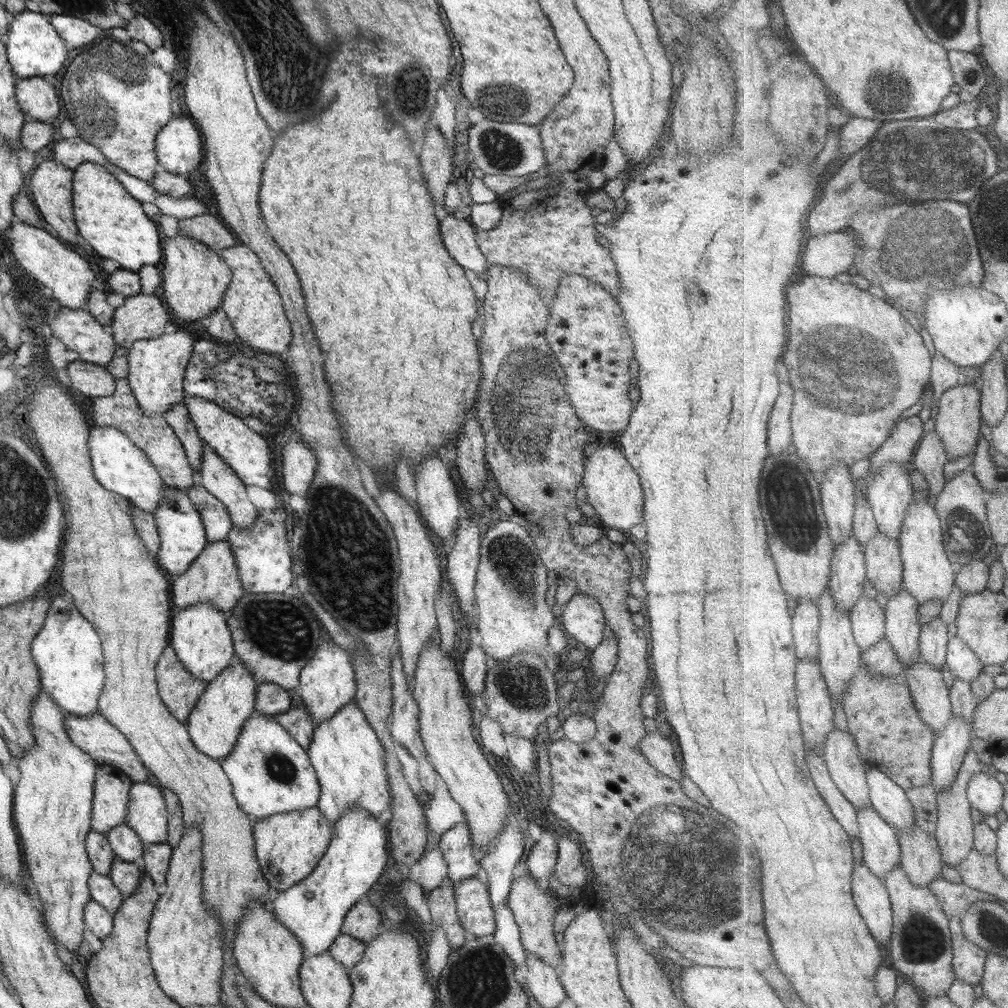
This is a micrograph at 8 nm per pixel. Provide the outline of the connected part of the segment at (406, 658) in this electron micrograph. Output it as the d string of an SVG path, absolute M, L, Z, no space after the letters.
M392 484L380 486L376 496L376 504L384 513L392 532L395 534L399 548L399 580L397 585L397 632L399 653L404 663L404 673L409 678L409 685L418 666L418 657L424 646L436 634L439 623L436 616L436 589L440 589L442 583L442 568L438 566L438 550L432 540L432 534L428 525L416 513L410 503L394 490Z

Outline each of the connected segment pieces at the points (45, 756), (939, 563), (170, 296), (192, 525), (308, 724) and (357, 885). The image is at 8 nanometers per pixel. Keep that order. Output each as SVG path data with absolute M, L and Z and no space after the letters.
M42 689L30 708L35 746L16 760L20 780L13 794L14 826L30 884L43 902L44 924L54 943L72 952L84 940L84 907L91 900L88 878L93 866L84 840L93 829L93 786L99 764L72 743L64 727L64 711Z
M913 501L911 512L904 523L904 534L901 538L905 568L905 587L908 588L920 604L934 599L942 599L948 603L957 586L959 568L952 562L946 544L944 524L938 513L937 505L928 501Z
M176 234L172 238L162 236L161 242L164 262L159 266L163 278L160 287L164 293L162 301L172 313L173 327L183 323L187 326L220 308L225 290L232 280L232 272L217 251L208 249L204 243L186 234Z
M176 489L173 496L159 500L159 505L153 512L160 535L160 550L156 560L164 572L174 578L186 571L192 561L204 550L206 546L206 533L200 513L196 511L194 503L185 491Z
M296 692L292 694L290 710L286 713L276 714L271 718L274 722L280 723L282 728L288 731L289 736L296 740L302 748L307 750L310 747L316 724L306 709L302 697Z
M352 805L333 824L330 844L316 868L296 885L278 891L277 898L272 902L272 911L304 946L306 958L329 950L341 933L346 913L366 897L368 890L384 874L388 864L386 833L378 818L362 810L360 805Z

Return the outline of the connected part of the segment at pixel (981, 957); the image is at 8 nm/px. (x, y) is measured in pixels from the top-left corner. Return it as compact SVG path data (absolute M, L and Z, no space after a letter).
M962 917L951 918L951 929L955 938L955 970L958 978L968 981L974 987L983 984L991 952L966 937Z

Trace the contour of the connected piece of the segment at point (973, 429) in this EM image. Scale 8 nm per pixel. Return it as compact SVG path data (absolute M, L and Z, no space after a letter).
M982 382L955 386L947 390L938 406L940 414L936 417L936 430L946 443L951 460L977 453L984 428Z

